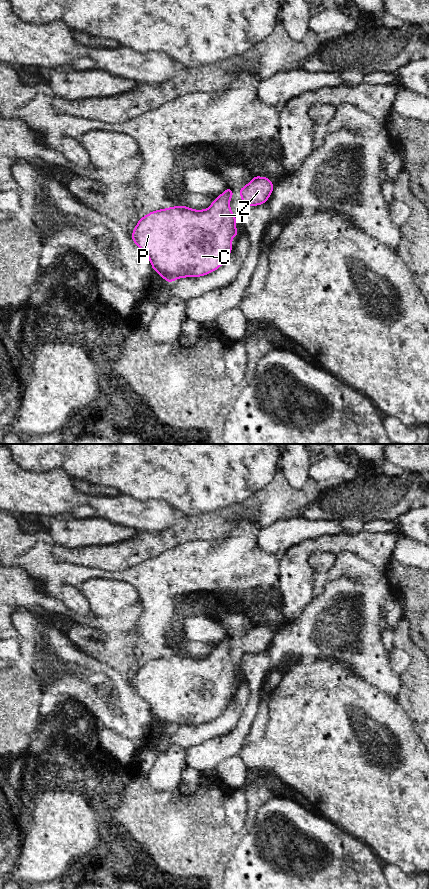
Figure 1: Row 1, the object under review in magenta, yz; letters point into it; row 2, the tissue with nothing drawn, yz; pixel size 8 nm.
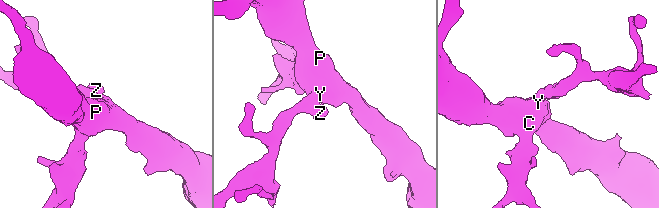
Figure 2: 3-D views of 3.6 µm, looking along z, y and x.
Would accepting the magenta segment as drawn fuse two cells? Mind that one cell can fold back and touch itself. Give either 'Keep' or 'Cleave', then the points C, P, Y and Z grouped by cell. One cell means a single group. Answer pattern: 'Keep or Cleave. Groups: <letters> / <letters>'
Keep. Groups: C P Y Z

